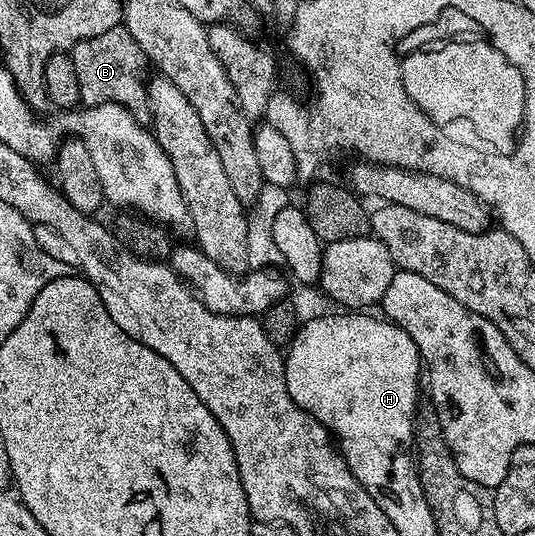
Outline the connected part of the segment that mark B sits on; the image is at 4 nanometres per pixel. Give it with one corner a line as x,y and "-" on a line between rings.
120,25
97,37
77,41
77,45
71,47
69,54
73,69
77,69
77,85
81,85
83,107
121,103
133,113
135,119
150,120
151,108
147,106
149,60
126,26

